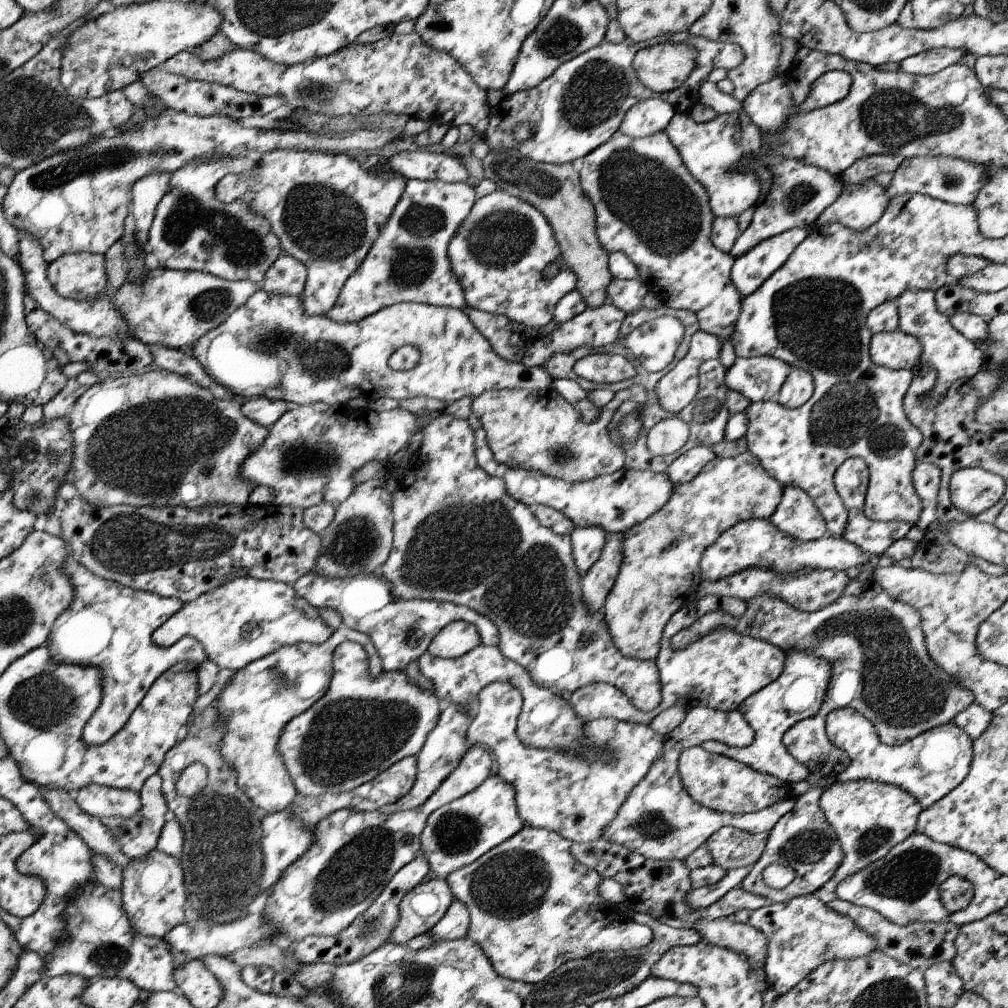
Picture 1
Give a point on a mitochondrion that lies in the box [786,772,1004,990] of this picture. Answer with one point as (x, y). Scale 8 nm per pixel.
(906, 878)

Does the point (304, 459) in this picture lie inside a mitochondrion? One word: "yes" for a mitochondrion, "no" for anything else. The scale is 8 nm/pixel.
yes

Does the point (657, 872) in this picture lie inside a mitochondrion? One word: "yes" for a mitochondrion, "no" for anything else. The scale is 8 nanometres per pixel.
no

